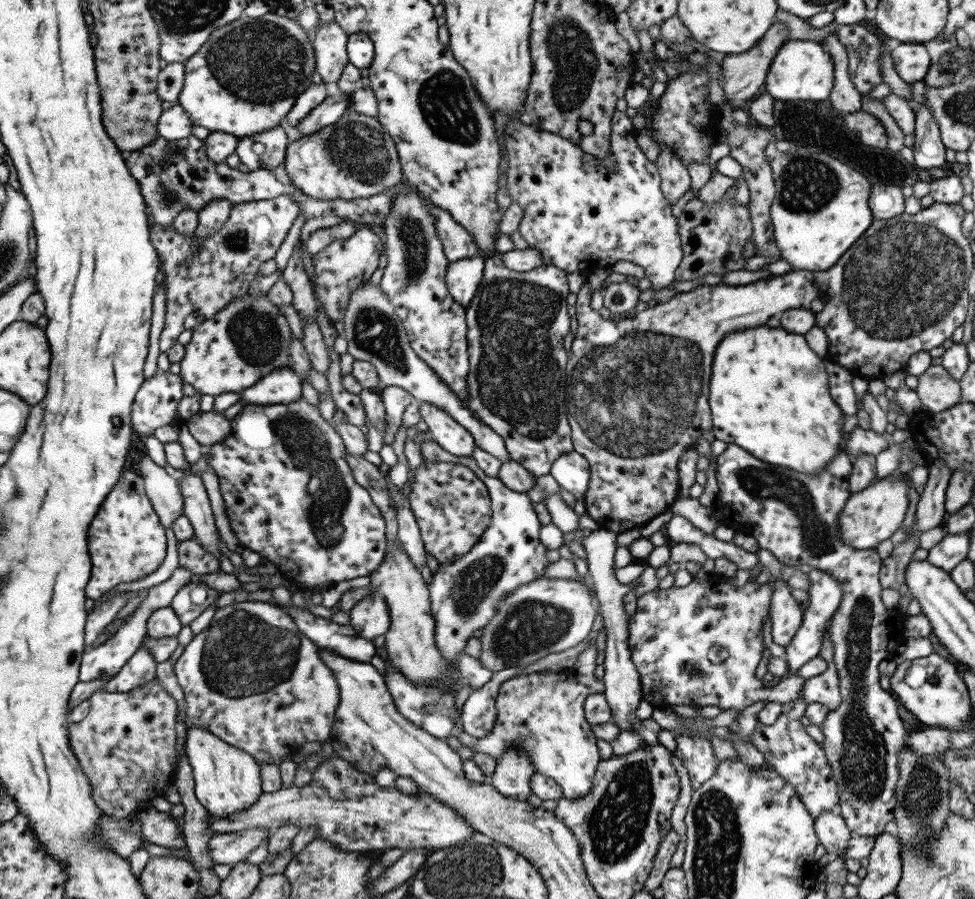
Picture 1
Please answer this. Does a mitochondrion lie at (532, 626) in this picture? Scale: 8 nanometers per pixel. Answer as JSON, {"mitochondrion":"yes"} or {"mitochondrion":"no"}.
{"mitochondrion":"yes"}

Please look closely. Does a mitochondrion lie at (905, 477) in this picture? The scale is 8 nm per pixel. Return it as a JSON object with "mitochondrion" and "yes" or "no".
{"mitochondrion":"no"}

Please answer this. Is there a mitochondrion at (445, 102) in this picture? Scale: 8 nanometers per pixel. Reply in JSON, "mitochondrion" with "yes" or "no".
{"mitochondrion":"yes"}

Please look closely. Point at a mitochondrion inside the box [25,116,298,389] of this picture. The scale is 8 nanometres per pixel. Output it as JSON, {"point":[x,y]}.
{"point":[256,337]}

